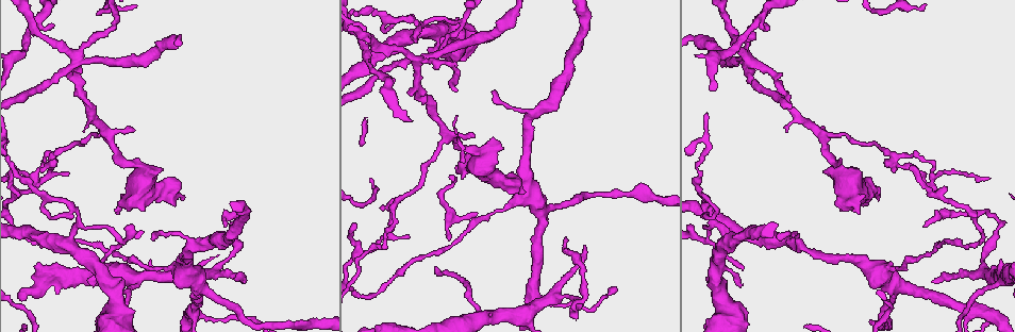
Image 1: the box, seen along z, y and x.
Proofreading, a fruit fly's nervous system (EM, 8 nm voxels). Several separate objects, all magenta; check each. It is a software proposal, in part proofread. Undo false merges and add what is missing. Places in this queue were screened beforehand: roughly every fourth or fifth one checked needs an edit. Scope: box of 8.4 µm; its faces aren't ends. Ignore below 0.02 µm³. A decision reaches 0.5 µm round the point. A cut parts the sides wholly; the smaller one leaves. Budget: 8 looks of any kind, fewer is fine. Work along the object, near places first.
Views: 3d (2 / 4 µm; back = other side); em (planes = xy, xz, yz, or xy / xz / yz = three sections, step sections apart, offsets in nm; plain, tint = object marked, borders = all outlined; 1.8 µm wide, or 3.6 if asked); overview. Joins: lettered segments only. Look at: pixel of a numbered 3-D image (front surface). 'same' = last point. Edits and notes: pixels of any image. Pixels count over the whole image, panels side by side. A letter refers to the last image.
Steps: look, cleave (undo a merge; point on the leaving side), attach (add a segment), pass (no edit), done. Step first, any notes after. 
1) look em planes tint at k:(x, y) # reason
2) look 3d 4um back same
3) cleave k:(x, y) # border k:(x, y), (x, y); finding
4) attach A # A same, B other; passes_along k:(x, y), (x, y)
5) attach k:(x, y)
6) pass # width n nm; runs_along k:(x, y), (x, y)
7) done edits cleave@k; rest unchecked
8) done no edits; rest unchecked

look em xy step 4 tint at 1:(565, 237) # tapers out

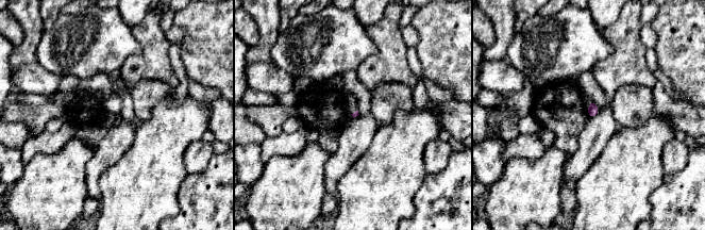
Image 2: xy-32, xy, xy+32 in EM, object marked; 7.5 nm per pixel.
look em planes borders same

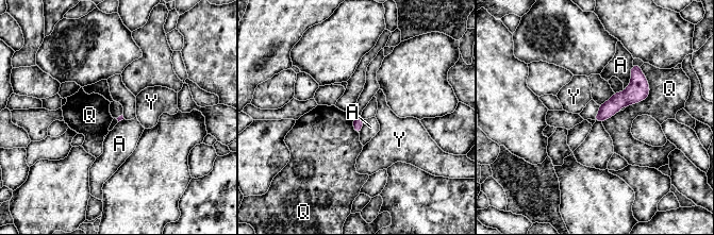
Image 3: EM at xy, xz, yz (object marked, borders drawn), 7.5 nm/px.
pass # A other, Q other, Y other; runs_along 3:(636, 68), (636, 85), (598, 118); none of them fits

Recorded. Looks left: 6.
look 3d 4um at 1:(141, 171) # arms part here

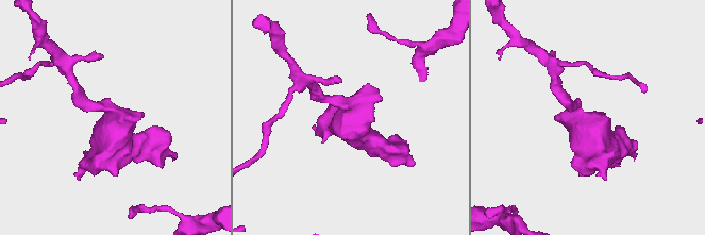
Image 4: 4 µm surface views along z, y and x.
look em 3.6um planes borders at 4:(115, 119) # need the tissue

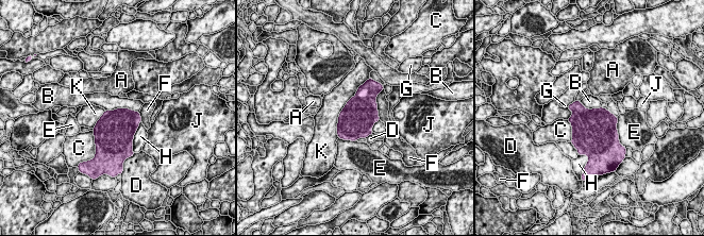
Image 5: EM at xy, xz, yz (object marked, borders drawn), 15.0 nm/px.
pass # longest_contact K 950 nm; A other, B other, C other, D other, E other, F other, G other, H other, J other, K other; border 5:(105, 110), (131, 108), (138, 112); continuous, no second neuron

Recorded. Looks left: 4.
look 3d 4um back at 1:(76, 59) # looks like a crossing

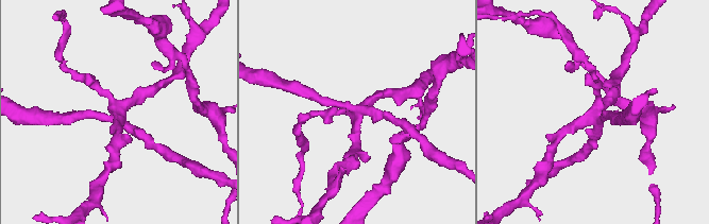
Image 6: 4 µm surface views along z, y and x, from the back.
look em yz step 4 tint at 6:(592, 113) # need the tissue

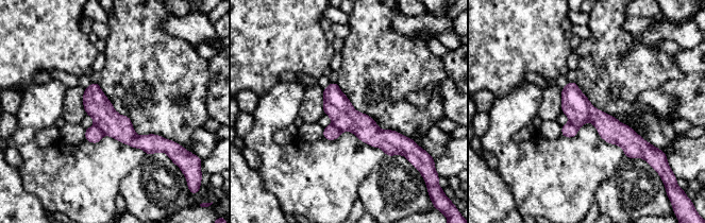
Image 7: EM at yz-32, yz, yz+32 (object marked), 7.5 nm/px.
look em planes borders same

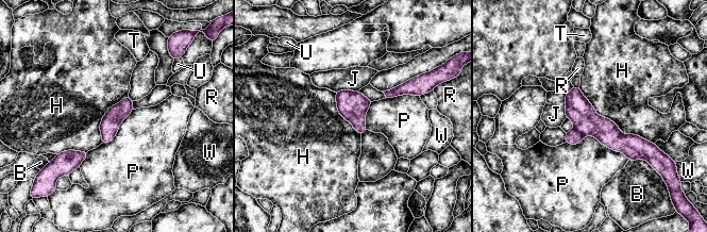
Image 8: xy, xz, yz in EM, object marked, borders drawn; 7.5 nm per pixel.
cleave 8:(573, 137) # width 150 nm; B other, H other, J other, P other, R other, T other, U other, W other; border 8:(574, 128), (583, 136); a second neuron is stuck on

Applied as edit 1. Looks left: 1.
done edits cleave@8; rest unchecked

